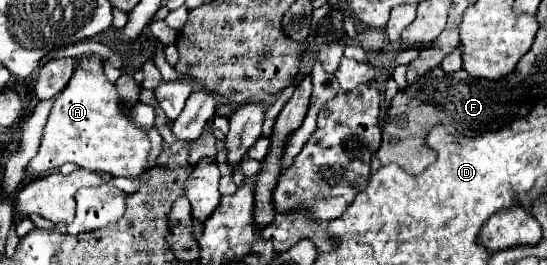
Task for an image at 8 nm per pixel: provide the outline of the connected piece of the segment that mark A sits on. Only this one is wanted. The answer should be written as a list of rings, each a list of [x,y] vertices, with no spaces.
[[[82,57],[78,61],[72,79],[54,101],[38,155],[28,163],[28,169],[26,169],[30,175],[40,177],[40,175],[56,173],[64,163],[76,163],[78,167],[84,167],[88,171],[108,171],[114,177],[136,177],[144,171],[144,165],[150,153],[150,139],[144,131],[132,125],[132,119],[128,117],[128,109],[118,103],[116,87],[114,83],[106,81],[106,75],[100,69],[100,65],[102,65],[100,57]]]

